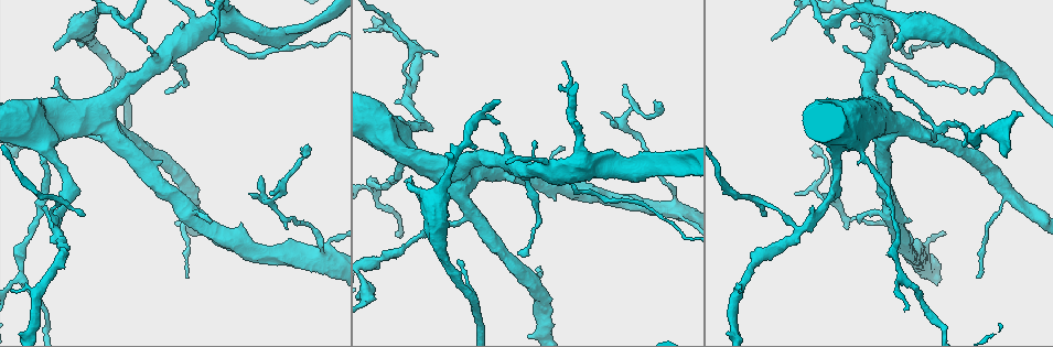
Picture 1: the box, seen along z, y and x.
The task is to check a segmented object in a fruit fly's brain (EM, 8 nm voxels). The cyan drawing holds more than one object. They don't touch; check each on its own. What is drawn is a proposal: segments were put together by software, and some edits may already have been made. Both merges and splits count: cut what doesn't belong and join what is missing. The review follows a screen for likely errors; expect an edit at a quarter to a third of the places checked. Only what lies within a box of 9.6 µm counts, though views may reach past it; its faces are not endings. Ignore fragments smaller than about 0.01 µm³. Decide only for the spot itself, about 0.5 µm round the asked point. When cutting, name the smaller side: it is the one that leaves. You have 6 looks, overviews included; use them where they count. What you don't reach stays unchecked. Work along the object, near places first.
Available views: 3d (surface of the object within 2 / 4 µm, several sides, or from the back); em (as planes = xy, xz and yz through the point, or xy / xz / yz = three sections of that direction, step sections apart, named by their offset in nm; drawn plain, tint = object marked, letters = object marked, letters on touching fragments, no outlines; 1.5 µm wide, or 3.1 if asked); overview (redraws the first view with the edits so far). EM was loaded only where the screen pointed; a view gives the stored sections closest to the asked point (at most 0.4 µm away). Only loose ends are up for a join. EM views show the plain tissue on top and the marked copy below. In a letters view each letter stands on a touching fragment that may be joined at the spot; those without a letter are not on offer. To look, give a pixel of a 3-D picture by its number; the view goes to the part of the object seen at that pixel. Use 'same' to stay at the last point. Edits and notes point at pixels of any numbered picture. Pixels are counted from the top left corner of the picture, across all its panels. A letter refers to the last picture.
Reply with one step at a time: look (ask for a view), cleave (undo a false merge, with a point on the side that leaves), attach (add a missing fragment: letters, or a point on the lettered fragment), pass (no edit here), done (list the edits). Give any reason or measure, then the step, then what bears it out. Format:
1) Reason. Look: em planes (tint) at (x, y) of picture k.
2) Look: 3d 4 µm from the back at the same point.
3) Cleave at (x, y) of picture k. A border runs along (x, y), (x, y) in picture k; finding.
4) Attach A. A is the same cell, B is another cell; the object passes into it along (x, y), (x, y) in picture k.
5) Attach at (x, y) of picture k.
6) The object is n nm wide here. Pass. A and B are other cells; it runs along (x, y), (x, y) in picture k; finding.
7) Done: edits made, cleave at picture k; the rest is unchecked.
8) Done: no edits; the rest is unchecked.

End of a long branch. Look: 3d 4 µm at (963, 92) of picture 1.

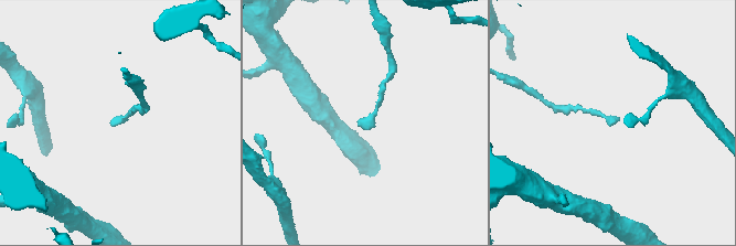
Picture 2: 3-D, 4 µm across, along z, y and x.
Look: em planes (letters) at (614, 124) of picture 2.

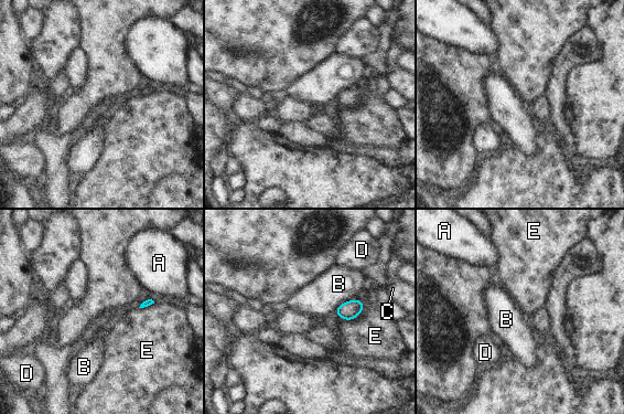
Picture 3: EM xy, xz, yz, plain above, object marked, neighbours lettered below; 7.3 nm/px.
Pass. A, B, C, D and E are other cells; a border runs along (366, 305), (352, 319), (334, 312) in picture 3; none of them fits.

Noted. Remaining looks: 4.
Branch stops here. Look: 3d 2 µm at (896, 48) of picture 1.

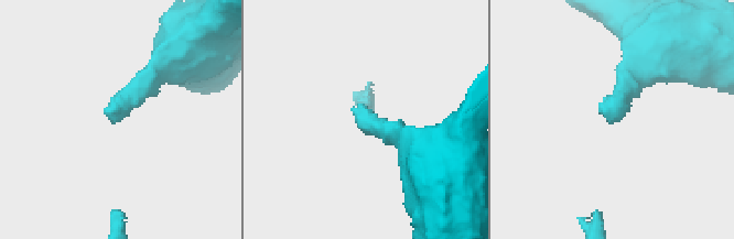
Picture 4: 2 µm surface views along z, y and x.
Need the tissue. Look: em xy step 8 (tint) at (608, 123) of picture 4.

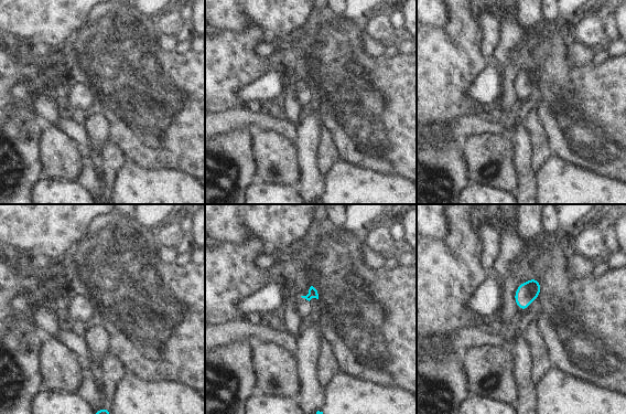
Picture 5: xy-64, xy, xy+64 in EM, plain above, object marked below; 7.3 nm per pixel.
Another direction. Look: em planes (letters) at the same point.

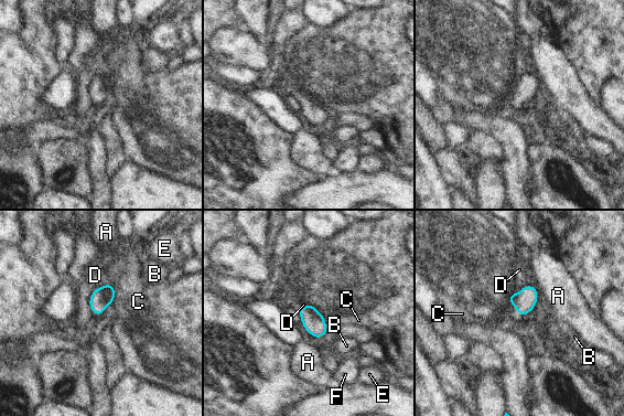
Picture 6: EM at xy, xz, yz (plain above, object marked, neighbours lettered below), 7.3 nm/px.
Pass. A, B, C, D, E and F are other cells; no lettered fragment goes on from it.

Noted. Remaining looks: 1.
Three arms meet. Look: em planes (letters) at (56, 230) of picture 1.

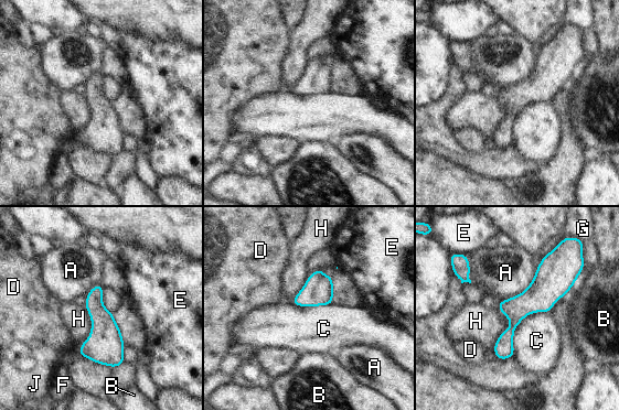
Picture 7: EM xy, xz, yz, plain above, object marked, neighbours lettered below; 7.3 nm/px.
Pass. A, B, C, D, E, F, G, H and J are other cells; it runs along (568, 261), (515, 315), (499, 355) in picture 7; all the same neuron.

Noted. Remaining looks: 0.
Done: no edits; the rest is unchecked.

